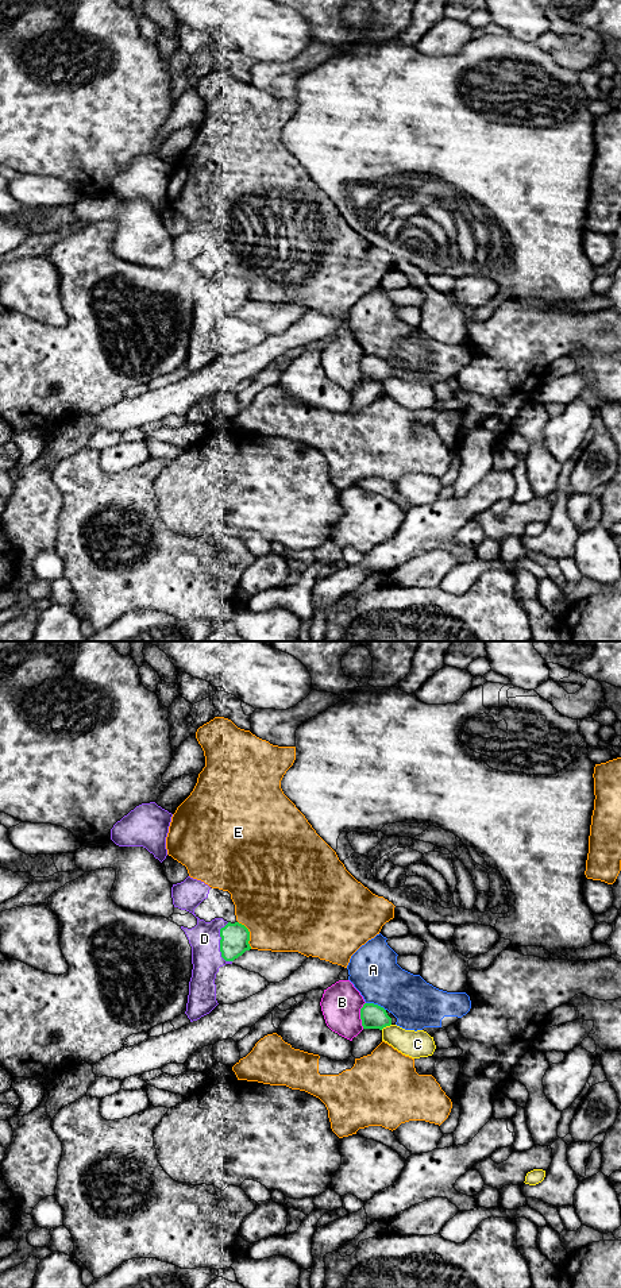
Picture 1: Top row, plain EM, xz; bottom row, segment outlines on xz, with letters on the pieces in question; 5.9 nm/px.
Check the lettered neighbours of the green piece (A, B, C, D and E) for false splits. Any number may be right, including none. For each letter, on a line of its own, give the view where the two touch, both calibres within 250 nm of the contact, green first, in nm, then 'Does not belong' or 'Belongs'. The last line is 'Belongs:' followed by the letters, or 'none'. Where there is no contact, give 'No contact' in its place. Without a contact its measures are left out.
A: Touches green in xz. Thickness 140 nm (green) against 300 nm. Does not belong
B: Touches green in xz. Thickness 140 nm (green) against 240 nm. Does not belong
C: Touches green in xz. Thickness 140 nm (green) against 160 nm. Does not belong
D: Touches green in xz. Thickness 170 nm (green) against 190 nm. Does not belong
E: Touches green in xz. Thickness 170 nm (green) against 480 nm. Does not belong
Belongs: none

